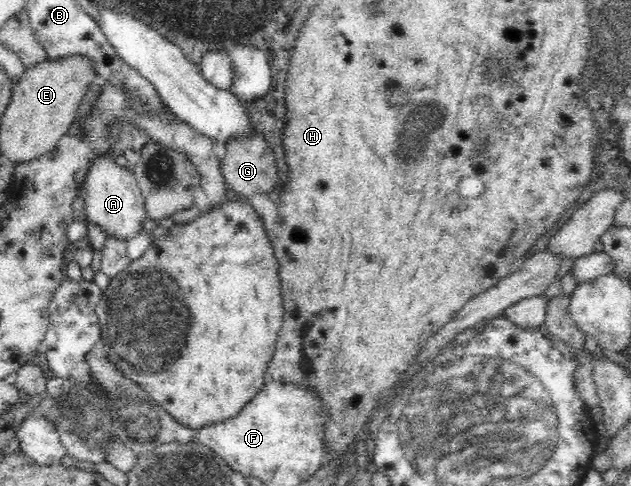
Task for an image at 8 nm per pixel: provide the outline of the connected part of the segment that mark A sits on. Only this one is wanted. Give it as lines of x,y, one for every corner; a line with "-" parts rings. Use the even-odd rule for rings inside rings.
109,155
99,156
86,172
86,178
80,188
80,197
85,202
89,223
102,227
107,235
115,235
126,241
136,236
141,221
147,218
144,198
137,180
129,168
123,168

